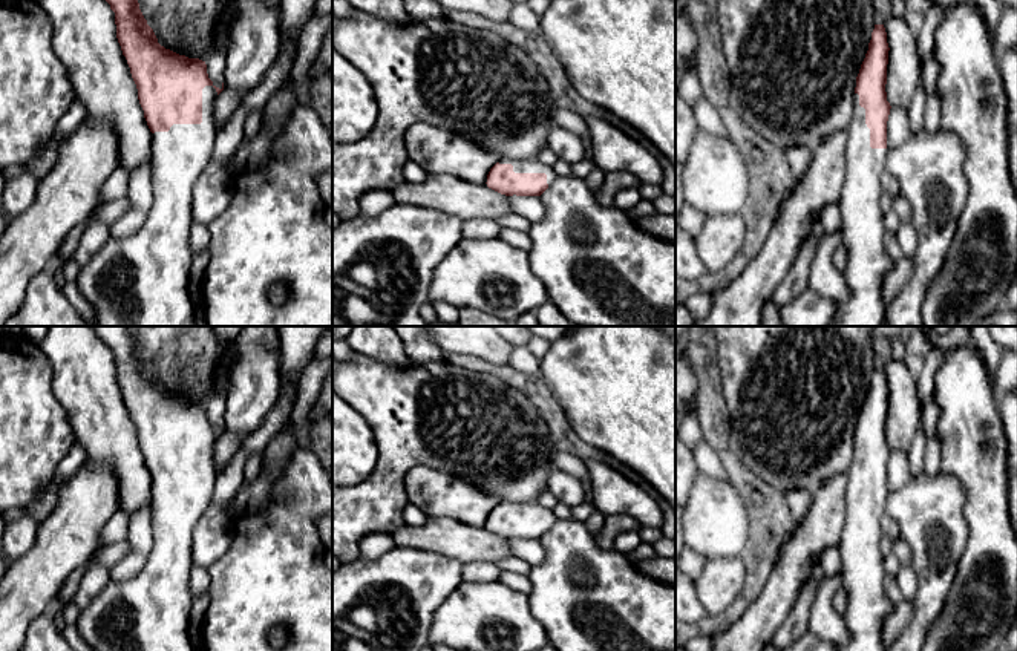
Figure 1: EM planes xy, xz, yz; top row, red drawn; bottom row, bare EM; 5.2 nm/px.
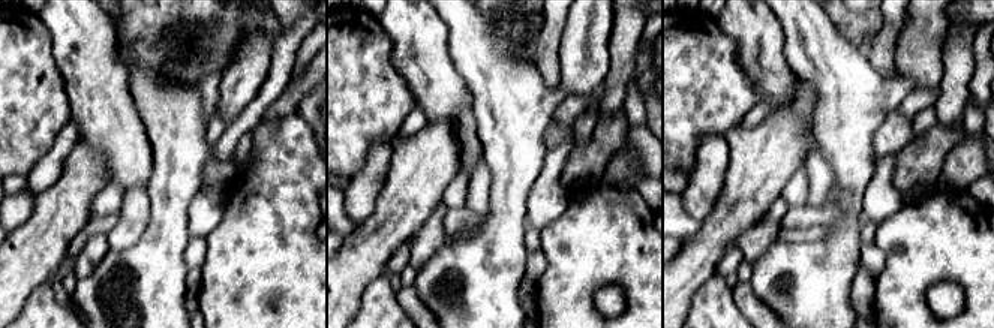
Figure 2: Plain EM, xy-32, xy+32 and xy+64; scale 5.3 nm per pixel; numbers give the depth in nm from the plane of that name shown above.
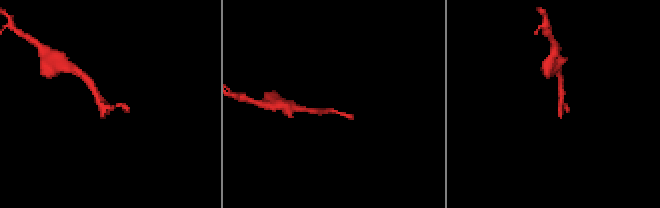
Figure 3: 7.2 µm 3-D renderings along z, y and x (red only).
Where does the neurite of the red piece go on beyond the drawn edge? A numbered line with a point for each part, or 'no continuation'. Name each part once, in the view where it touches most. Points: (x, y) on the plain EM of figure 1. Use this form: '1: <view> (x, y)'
1: xy (150, 611)

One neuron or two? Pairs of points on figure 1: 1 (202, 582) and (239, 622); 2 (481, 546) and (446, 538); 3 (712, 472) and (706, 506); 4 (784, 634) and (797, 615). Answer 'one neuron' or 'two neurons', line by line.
1: two neurons
2: one neuron
3: two neurons
4: one neuron

